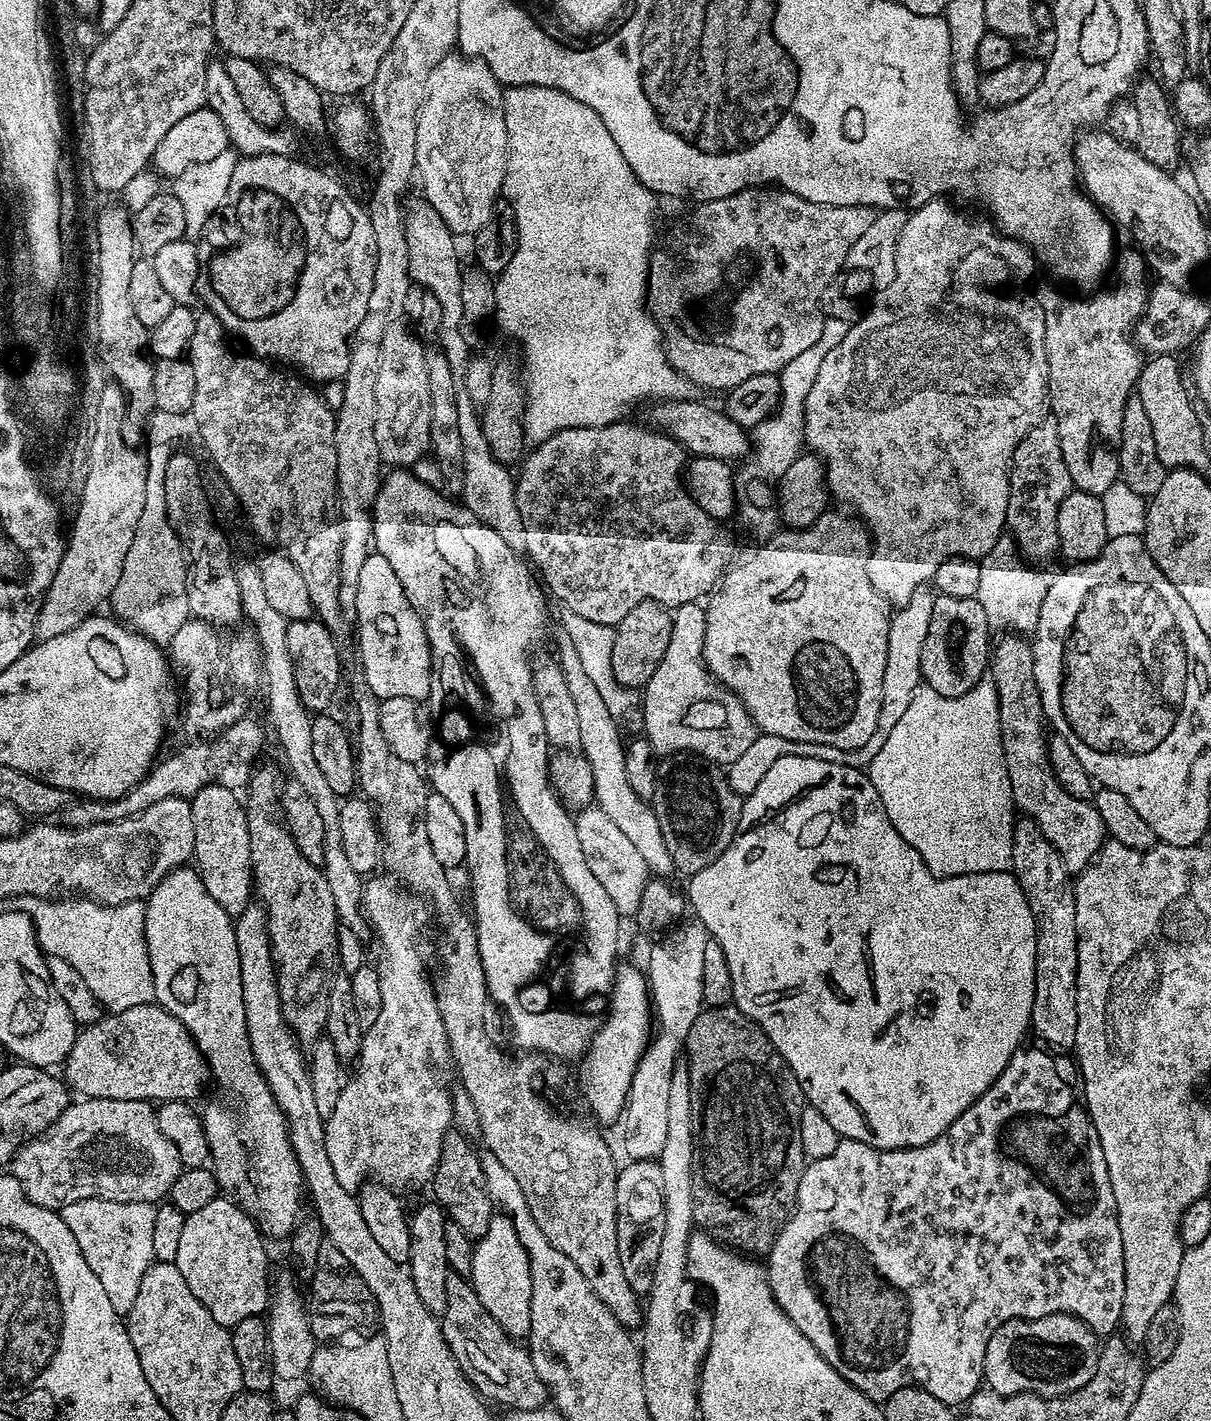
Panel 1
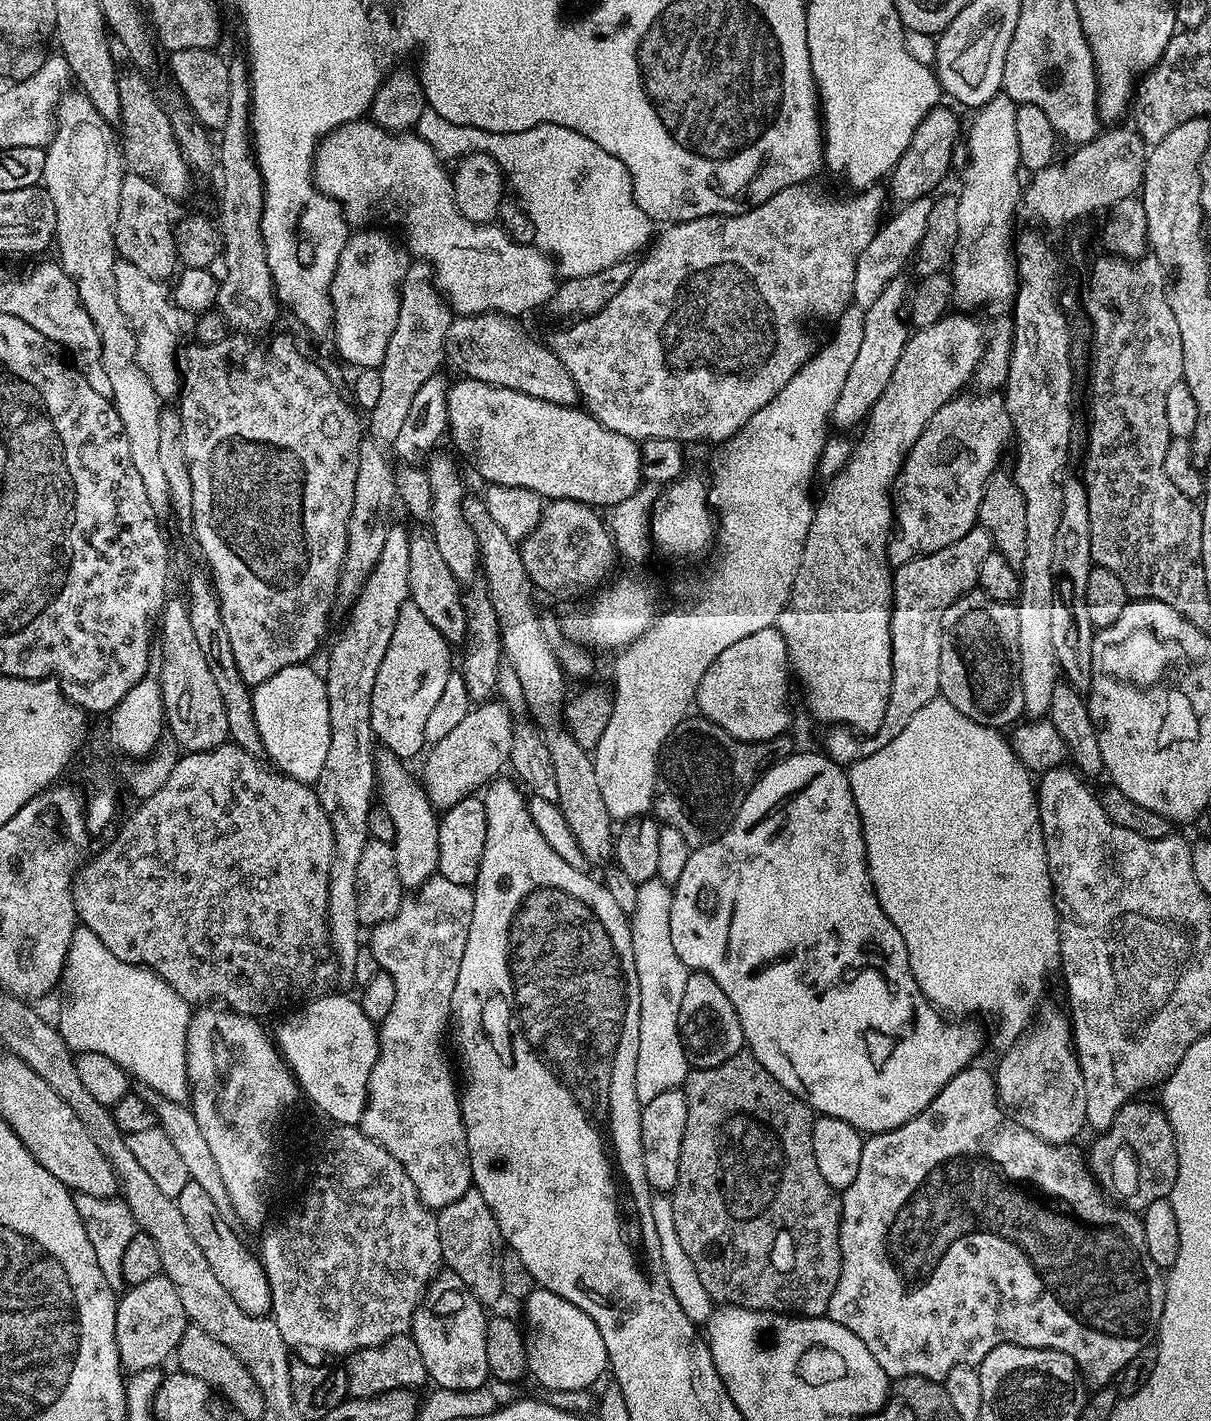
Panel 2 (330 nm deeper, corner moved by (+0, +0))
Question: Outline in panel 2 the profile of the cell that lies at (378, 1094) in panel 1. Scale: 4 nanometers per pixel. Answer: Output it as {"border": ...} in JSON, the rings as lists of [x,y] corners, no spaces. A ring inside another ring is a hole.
{"border":[[[439,874],[433,876],[420,889],[417,889],[415,896],[415,900],[406,898],[400,904],[398,914],[394,918],[373,925],[370,930],[372,934],[370,941],[368,941],[368,947],[374,954],[381,971],[390,974],[390,978],[394,981],[395,992],[394,1003],[390,1009],[390,1014],[386,1014],[386,1018],[379,1021],[378,1024],[380,1053],[368,1075],[368,1100],[364,1103],[364,1113],[360,1118],[358,1127],[361,1132],[364,1132],[374,1142],[378,1142],[378,1146],[385,1148],[386,1151],[398,1160],[402,1166],[402,1170],[406,1170],[410,1182],[414,1184],[414,1190],[420,1195],[420,1201],[427,1208],[439,1210],[450,1206],[450,1202],[458,1202],[458,1198],[462,1198],[462,1194],[466,1194],[468,1189],[473,1187],[470,1158],[468,1157],[468,1147],[466,1146],[466,1128],[462,1122],[462,1112],[460,1110],[458,1084],[454,1079],[453,1065],[452,1068],[448,1065],[448,1056],[444,1053],[444,1040],[446,1044],[446,1033],[449,1031],[450,1017],[452,1015],[454,985],[457,982],[458,970],[461,969],[462,954],[465,953],[466,948],[466,938],[469,937],[470,921],[474,914],[474,898],[472,888],[469,885],[451,882],[450,879],[446,879],[445,876]]]}

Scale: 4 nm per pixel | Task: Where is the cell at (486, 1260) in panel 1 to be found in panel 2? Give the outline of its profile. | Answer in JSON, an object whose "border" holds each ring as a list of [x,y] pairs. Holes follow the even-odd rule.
{"border":[[[539,1286],[532,1289],[527,1300],[523,1301],[526,1325],[526,1350],[528,1370],[537,1385],[550,1390],[572,1390],[582,1392],[591,1389],[591,1384],[600,1375],[609,1371],[606,1342],[598,1334],[598,1326],[574,1302],[566,1302],[558,1294]]]}

